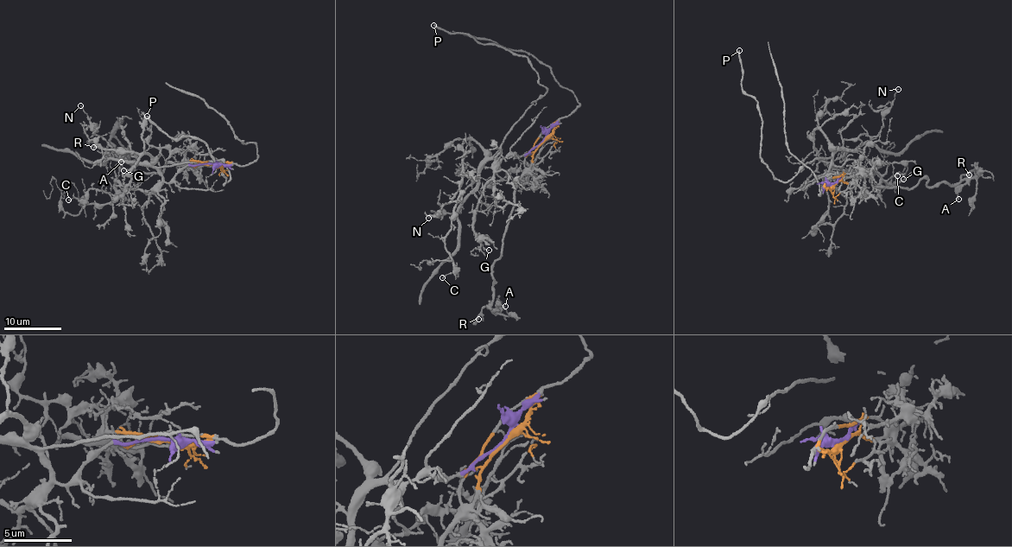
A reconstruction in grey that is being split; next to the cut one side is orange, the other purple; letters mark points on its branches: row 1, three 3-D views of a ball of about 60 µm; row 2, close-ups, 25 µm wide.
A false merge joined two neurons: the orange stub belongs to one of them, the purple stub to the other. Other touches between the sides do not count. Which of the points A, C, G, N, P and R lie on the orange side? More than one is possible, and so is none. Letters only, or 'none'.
A, R

